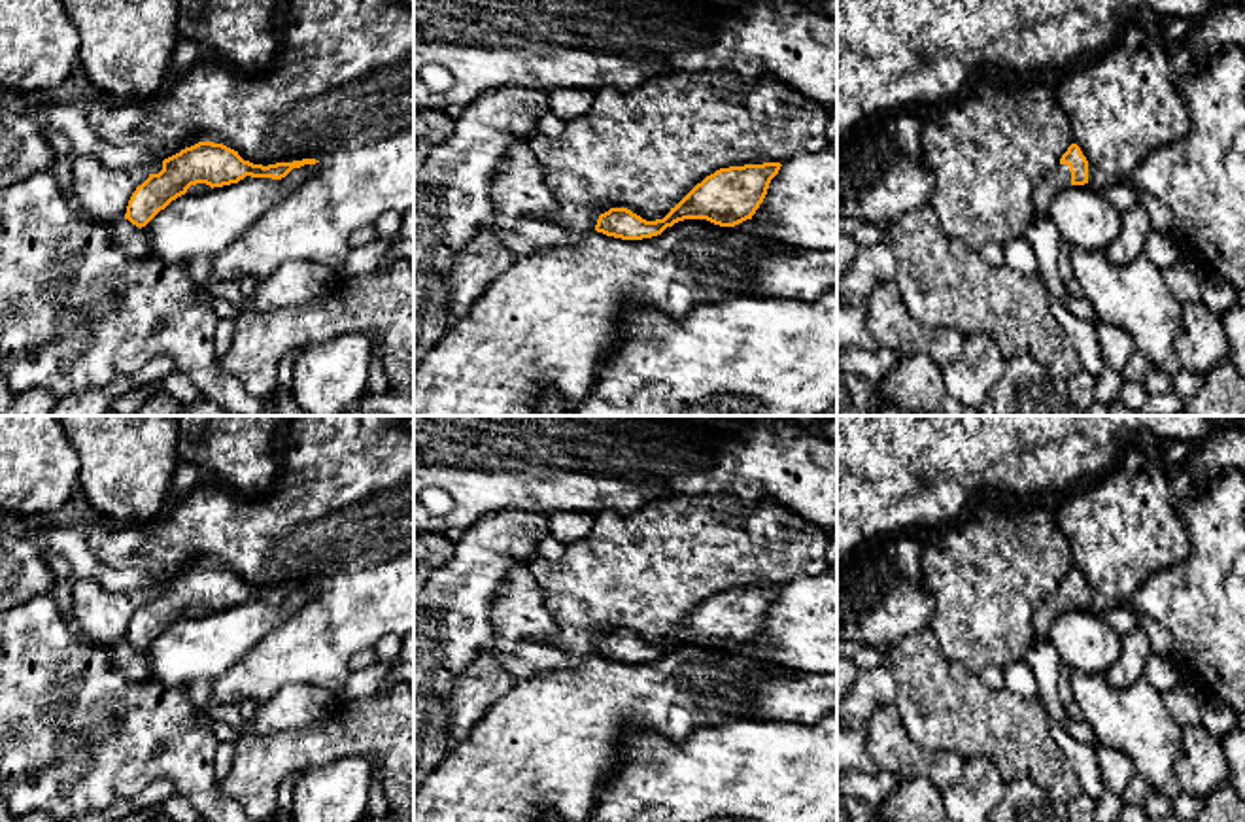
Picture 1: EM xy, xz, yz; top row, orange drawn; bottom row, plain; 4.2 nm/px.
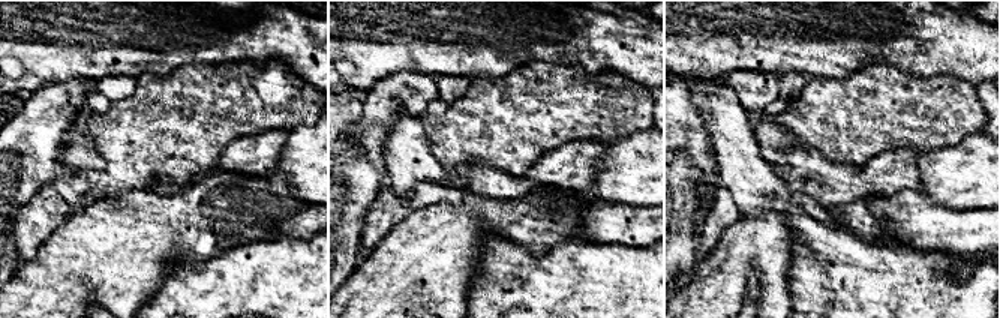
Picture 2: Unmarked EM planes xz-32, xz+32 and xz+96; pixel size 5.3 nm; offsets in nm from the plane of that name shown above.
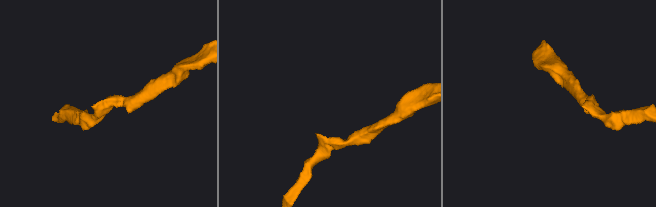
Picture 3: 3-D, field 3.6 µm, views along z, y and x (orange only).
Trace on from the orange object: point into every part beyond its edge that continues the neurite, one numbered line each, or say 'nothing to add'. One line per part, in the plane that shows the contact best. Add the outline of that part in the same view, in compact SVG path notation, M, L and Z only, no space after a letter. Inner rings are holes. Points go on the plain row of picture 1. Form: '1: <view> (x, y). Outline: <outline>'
1: yz (1060, 599). Outline: M1058 588L1033 612L1035 641L1049 641L1052 622L1071 608L1071 595L1067 588Z

